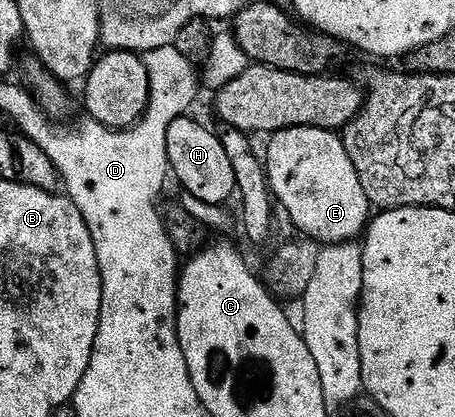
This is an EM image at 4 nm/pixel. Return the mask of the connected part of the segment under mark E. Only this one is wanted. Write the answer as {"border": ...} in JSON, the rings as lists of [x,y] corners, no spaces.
{"border":[[[291,127],[275,132],[269,139],[268,186],[275,202],[284,206],[289,221],[301,231],[299,234],[320,245],[359,240],[370,222],[370,204],[343,138],[317,127]]]}

